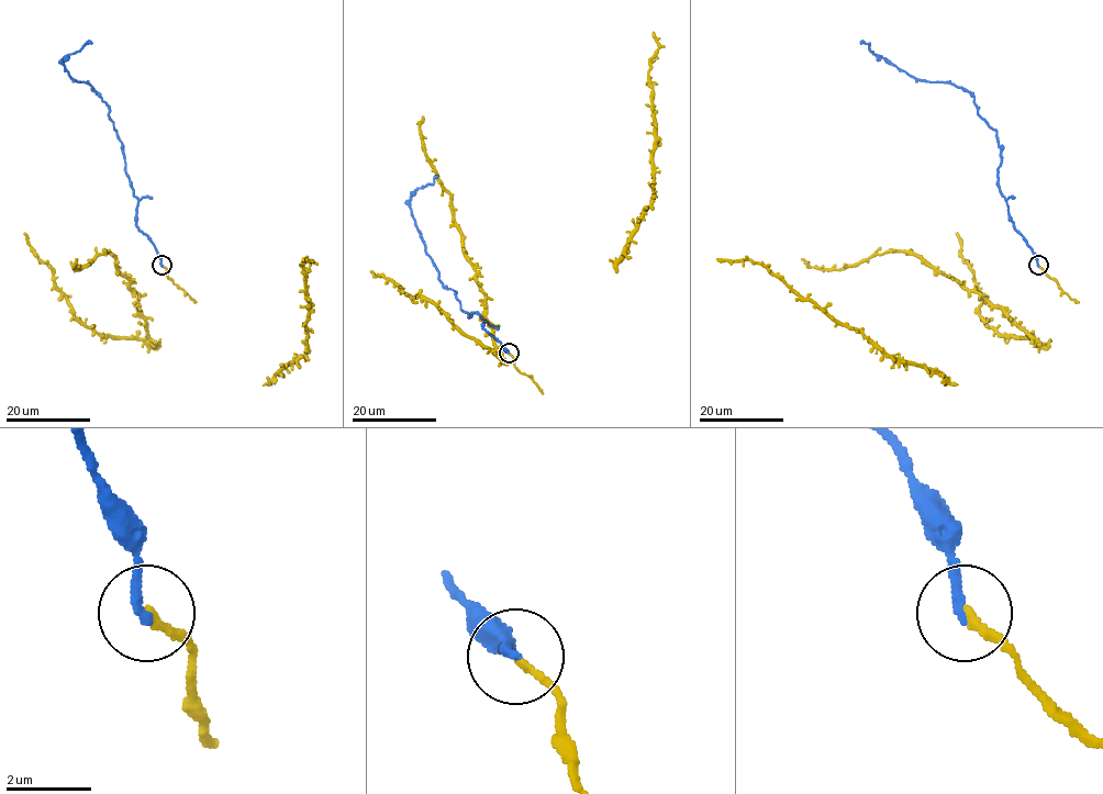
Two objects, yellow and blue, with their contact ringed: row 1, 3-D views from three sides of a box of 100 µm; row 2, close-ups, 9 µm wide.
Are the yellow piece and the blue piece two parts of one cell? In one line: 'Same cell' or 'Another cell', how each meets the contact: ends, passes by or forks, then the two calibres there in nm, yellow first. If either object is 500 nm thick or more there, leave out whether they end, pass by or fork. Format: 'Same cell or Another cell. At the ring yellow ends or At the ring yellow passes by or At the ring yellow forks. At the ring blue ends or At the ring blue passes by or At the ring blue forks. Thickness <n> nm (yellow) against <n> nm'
Same cell. At the ring yellow ends. At the ring blue ends. Thickness 170 nm (yellow) against 240 nm

